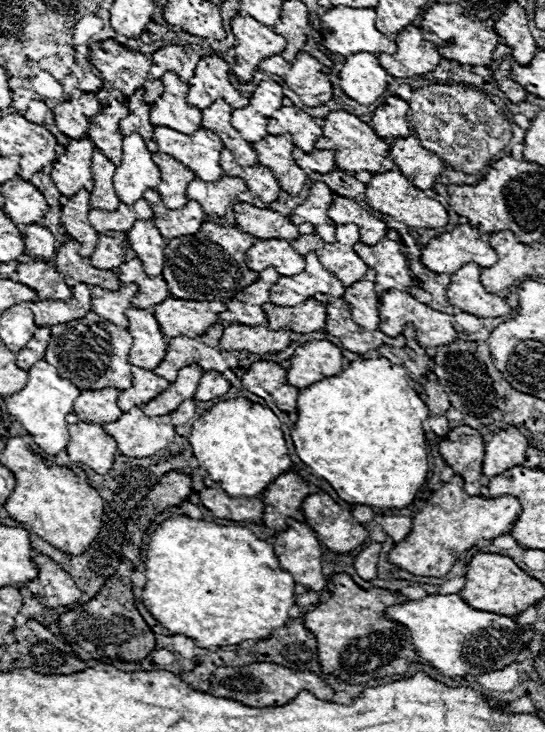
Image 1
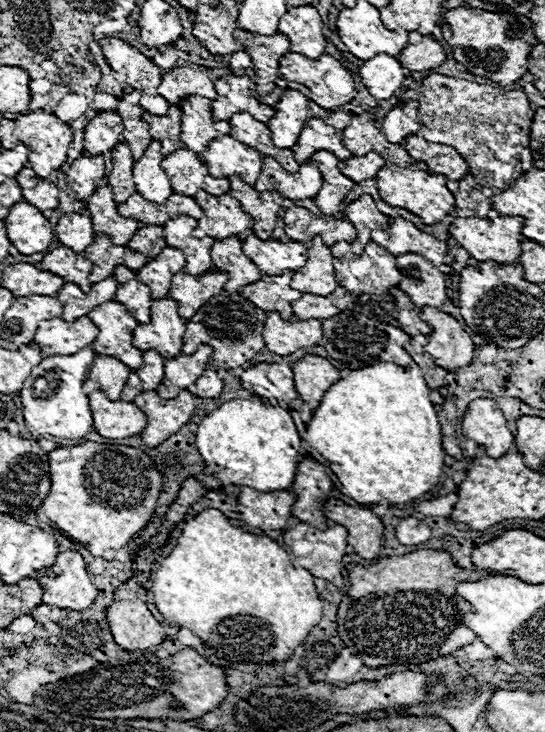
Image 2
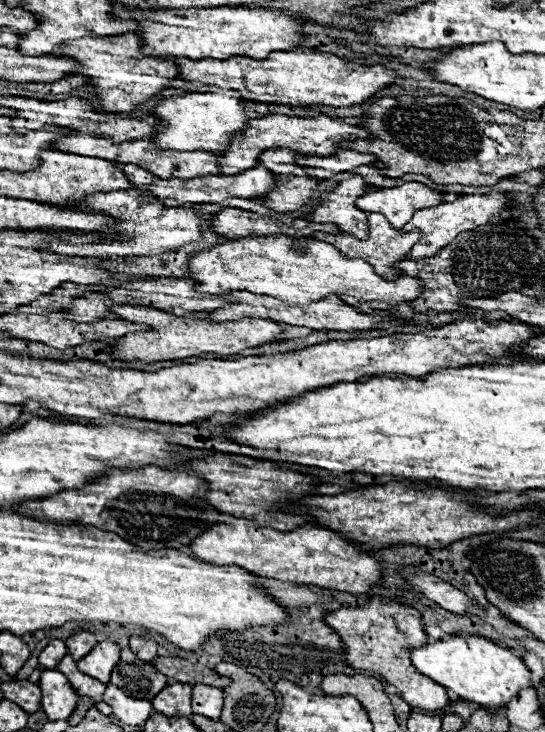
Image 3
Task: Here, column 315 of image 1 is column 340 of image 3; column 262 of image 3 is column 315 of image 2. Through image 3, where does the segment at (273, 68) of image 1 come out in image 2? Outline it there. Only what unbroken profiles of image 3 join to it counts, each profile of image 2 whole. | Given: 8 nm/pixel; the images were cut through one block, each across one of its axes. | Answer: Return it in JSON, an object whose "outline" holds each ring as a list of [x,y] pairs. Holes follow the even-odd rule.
{"outline":[[[288,52],[286,56],[280,58],[280,72],[282,72],[282,78],[304,84],[312,94],[316,94],[316,96],[310,96],[310,98],[320,108],[336,110],[336,108],[348,104],[352,98],[356,98],[356,88],[354,88],[352,74],[338,60],[334,60],[330,54],[322,54],[316,60],[308,60],[304,56],[296,56],[294,52]]]}

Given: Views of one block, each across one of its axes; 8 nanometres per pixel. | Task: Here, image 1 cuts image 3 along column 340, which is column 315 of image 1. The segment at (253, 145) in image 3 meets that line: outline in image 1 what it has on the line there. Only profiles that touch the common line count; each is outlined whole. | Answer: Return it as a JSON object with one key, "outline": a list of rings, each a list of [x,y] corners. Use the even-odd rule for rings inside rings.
{"outline":[[[282,106],[272,118],[278,121],[284,133],[292,136],[294,146],[300,146],[304,152],[312,152],[314,142],[322,136],[322,128],[314,122],[314,118],[302,110],[294,110],[294,106]]]}

